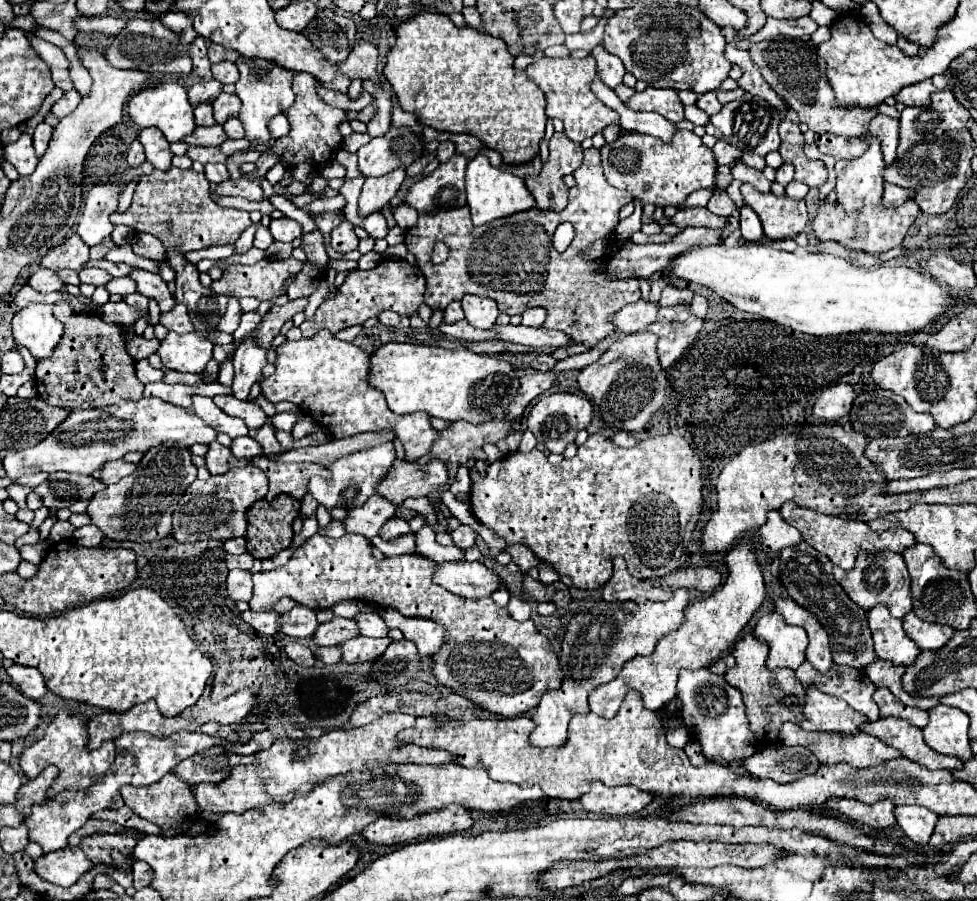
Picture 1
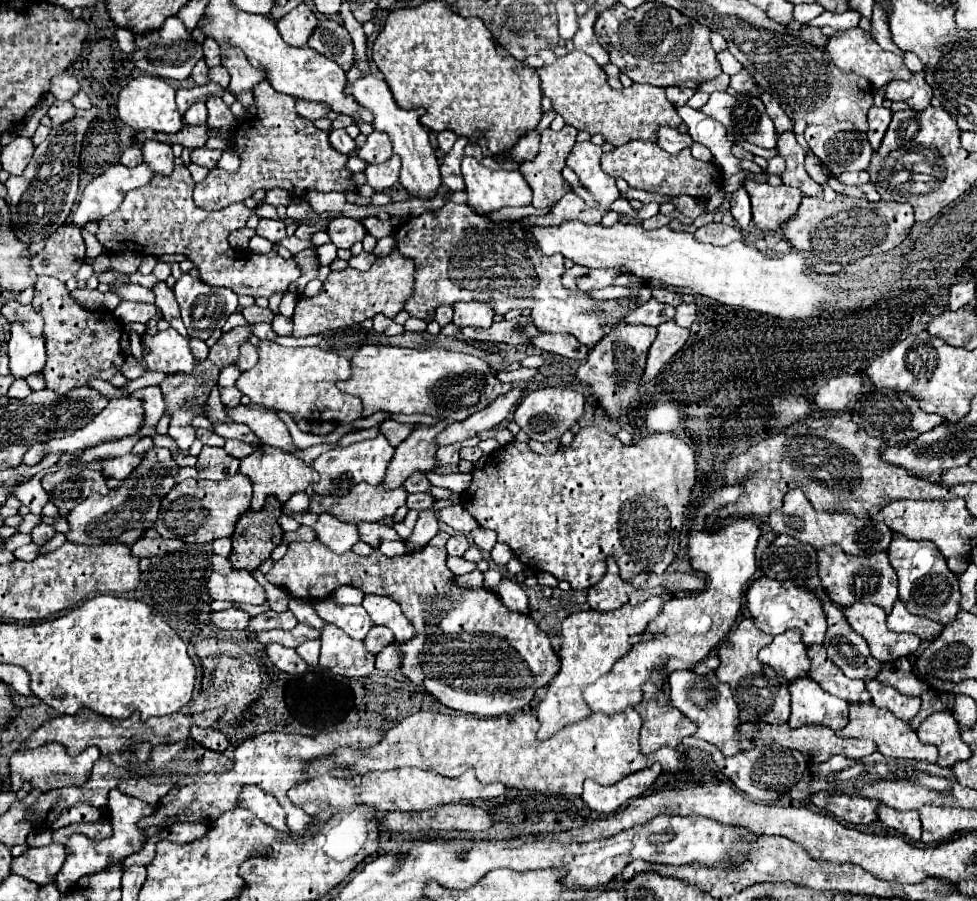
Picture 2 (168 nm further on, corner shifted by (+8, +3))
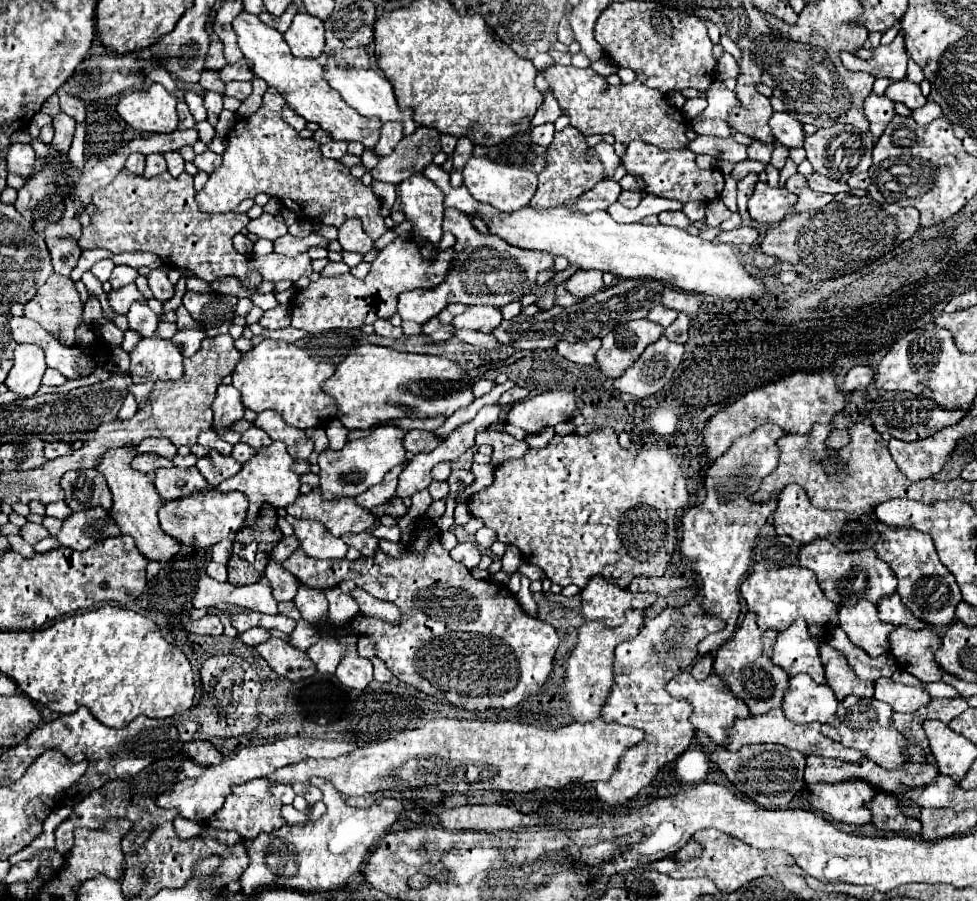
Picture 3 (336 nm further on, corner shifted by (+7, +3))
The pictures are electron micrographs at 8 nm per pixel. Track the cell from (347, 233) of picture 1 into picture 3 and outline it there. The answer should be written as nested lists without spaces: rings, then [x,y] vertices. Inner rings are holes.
[[[349,219],[339,227],[337,241],[341,243],[343,251],[367,253],[373,249],[373,241],[367,237],[367,233],[361,227],[361,221],[357,221],[357,219]]]

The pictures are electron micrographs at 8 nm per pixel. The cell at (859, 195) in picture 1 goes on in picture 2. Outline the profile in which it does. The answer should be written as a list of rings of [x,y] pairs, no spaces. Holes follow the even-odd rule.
[[[858,171],[858,173],[842,173],[840,177],[838,177],[838,181],[840,183],[846,183],[846,185],[862,185],[862,183],[866,183],[868,181],[868,173],[866,171]]]

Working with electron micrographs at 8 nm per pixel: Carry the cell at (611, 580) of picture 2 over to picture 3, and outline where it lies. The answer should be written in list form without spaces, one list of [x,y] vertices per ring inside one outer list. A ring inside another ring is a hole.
[[[601,575],[593,577],[589,583],[587,583],[587,589],[581,591],[581,599],[583,599],[583,617],[589,619],[589,621],[601,621],[605,623],[607,627],[617,627],[621,625],[621,621],[625,621],[625,611],[635,607],[635,609],[645,609],[649,605],[655,603],[657,595],[655,593],[631,593],[629,589],[621,589],[617,587],[615,583],[603,579]]]

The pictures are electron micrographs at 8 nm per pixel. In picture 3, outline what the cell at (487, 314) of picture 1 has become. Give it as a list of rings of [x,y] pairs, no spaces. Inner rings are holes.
[[[473,305],[473,307],[467,307],[465,313],[457,315],[451,325],[455,329],[475,329],[481,333],[491,333],[493,327],[497,327],[501,321],[503,317],[499,309],[485,307],[485,305]]]

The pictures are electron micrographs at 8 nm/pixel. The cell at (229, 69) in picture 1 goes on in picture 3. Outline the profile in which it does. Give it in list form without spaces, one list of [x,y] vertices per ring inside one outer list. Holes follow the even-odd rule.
[[[243,59],[241,63],[237,65],[225,65],[221,71],[219,71],[219,77],[223,83],[229,83],[229,81],[251,81],[253,79],[253,71],[249,69],[247,61]]]

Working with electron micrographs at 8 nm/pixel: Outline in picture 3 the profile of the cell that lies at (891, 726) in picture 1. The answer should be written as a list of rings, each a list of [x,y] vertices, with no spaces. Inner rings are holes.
[[[849,695],[841,701],[841,709],[837,711],[837,715],[841,717],[841,725],[839,727],[831,727],[831,725],[823,725],[821,733],[825,733],[829,739],[845,745],[845,747],[853,747],[859,749],[863,753],[867,753],[867,759],[871,759],[873,763],[877,763],[879,767],[885,769],[897,769],[899,765],[905,763],[905,747],[909,745],[909,741],[897,731],[895,723],[893,723],[893,709],[877,699],[861,699],[855,695]]]

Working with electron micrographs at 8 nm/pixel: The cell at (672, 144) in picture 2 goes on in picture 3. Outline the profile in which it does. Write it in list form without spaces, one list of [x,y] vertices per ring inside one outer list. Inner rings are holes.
[[[695,137],[687,145],[693,153],[709,153],[717,161],[737,163],[747,159],[747,147],[733,141],[733,137],[719,139],[719,137]]]

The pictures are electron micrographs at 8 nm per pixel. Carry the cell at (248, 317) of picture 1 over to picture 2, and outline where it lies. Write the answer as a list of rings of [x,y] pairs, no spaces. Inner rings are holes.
[[[252,305],[252,307],[242,309],[242,315],[244,315],[244,319],[248,323],[260,323],[260,321],[272,323],[272,319],[274,319],[274,313],[270,309],[260,309],[258,305]]]

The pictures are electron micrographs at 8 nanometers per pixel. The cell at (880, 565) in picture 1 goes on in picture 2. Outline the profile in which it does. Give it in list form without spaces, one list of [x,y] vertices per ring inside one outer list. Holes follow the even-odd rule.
[[[834,545],[830,549],[820,549],[818,551],[818,577],[830,601],[840,607],[850,607],[860,601],[860,603],[874,603],[888,613],[894,601],[898,599],[898,577],[886,553],[874,553],[870,557],[856,557],[856,555],[842,553],[842,549]]]

